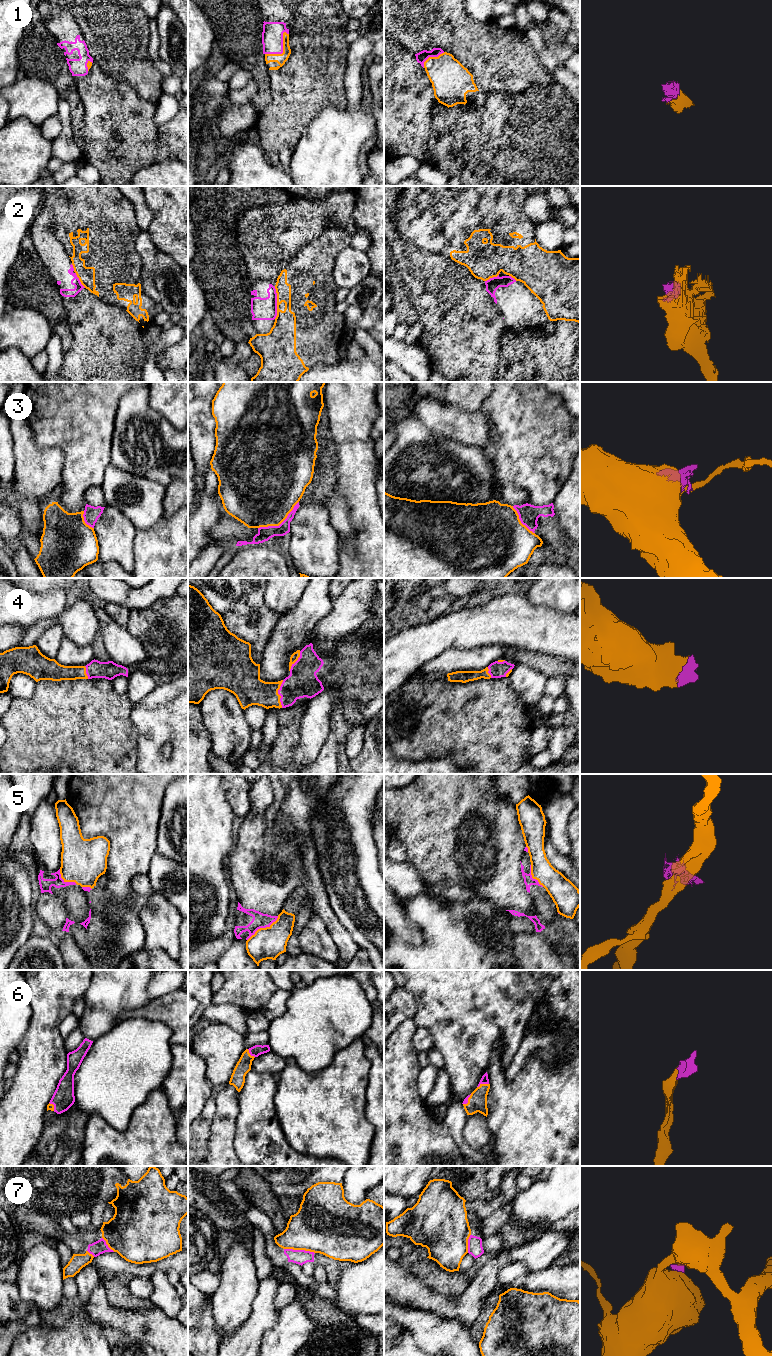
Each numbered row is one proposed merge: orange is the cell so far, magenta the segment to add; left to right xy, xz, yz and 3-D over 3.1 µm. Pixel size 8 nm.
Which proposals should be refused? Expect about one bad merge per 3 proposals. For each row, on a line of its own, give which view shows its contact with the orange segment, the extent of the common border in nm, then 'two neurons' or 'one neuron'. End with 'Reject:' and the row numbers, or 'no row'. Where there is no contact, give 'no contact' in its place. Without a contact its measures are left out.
1: xz | 260 nm | one neuron
2: xz | 260 nm | two neurons
3: xz | 400 nm | two neurons
4: xz | 220 nm | one neuron
5: xz | 320 nm | two neurons
6: yz | 100 nm | one neuron
7: xz | 260 nm | two neurons
Reject: 2, 3, 5, 7

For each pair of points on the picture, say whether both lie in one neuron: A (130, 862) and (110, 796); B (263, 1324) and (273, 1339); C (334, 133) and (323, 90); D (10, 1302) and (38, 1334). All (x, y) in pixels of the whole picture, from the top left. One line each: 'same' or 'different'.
A: same
B: different
C: different
D: different

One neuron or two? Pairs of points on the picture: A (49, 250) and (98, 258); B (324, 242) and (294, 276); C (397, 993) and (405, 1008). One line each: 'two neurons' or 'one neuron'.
A: two neurons
B: one neuron
C: one neuron

